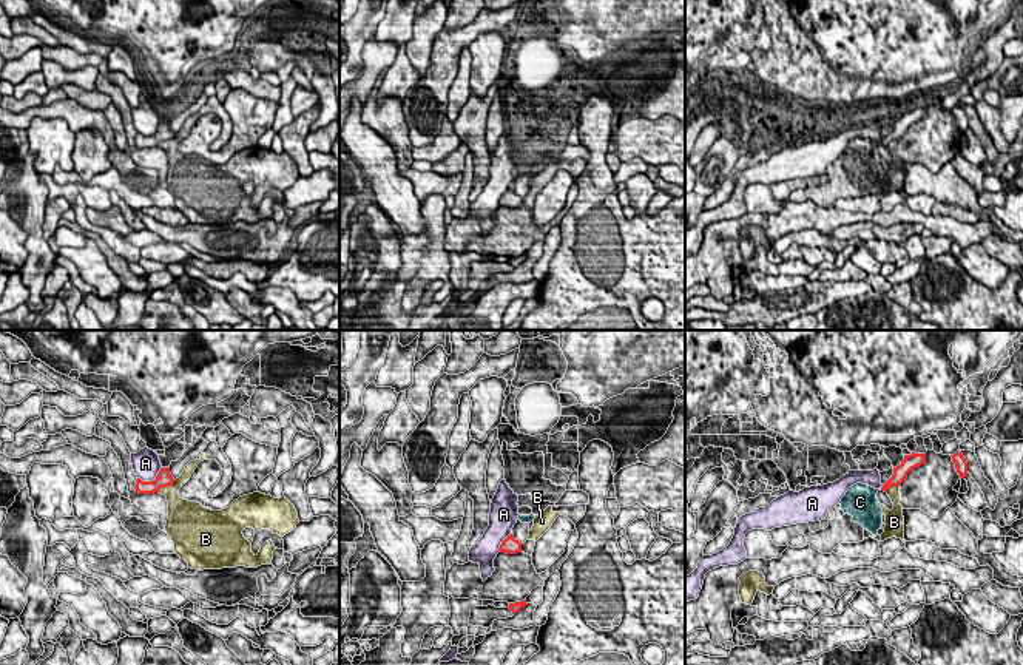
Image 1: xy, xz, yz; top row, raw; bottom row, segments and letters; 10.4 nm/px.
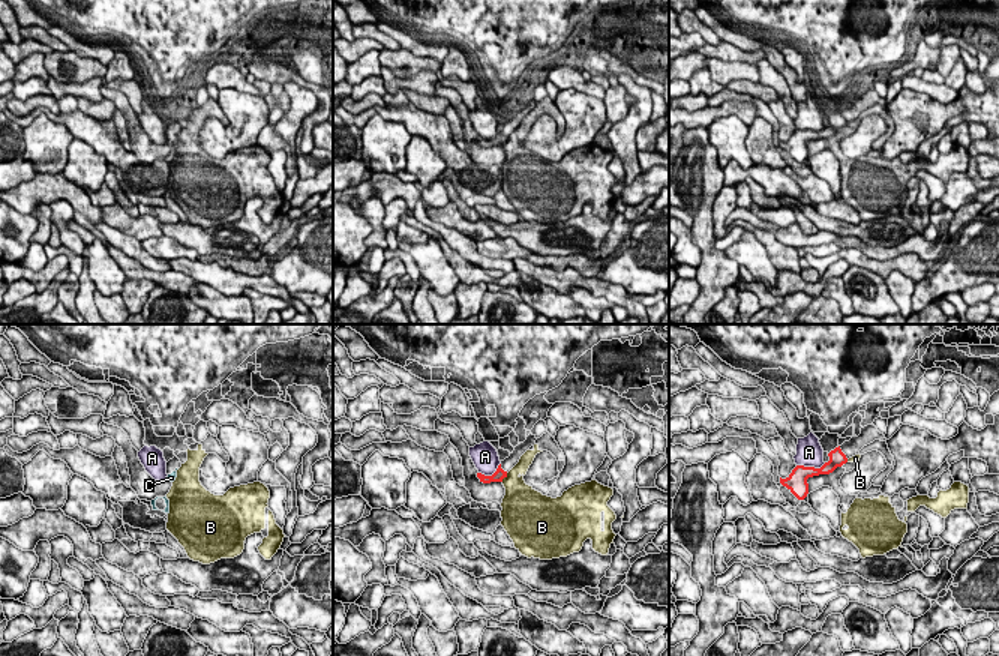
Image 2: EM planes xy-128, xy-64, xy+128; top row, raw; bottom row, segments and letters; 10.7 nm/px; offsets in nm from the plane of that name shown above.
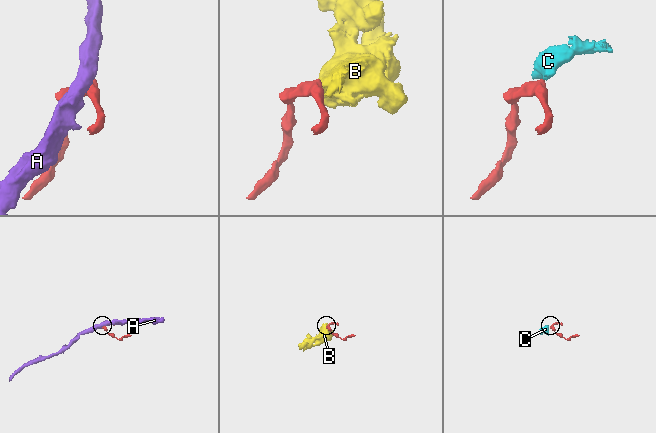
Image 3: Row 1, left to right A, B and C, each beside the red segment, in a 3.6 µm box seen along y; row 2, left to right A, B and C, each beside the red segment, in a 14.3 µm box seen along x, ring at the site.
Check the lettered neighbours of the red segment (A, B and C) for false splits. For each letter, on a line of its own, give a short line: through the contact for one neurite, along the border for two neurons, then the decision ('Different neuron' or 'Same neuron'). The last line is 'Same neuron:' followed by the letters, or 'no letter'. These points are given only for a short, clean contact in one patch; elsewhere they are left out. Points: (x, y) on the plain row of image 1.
A: Different neuron
B: Line: xy (176, 135), (158, 145). Different neuron
C: Line: yz (883, 141), (880, 144). Different neuron
Same neuron: no letter

